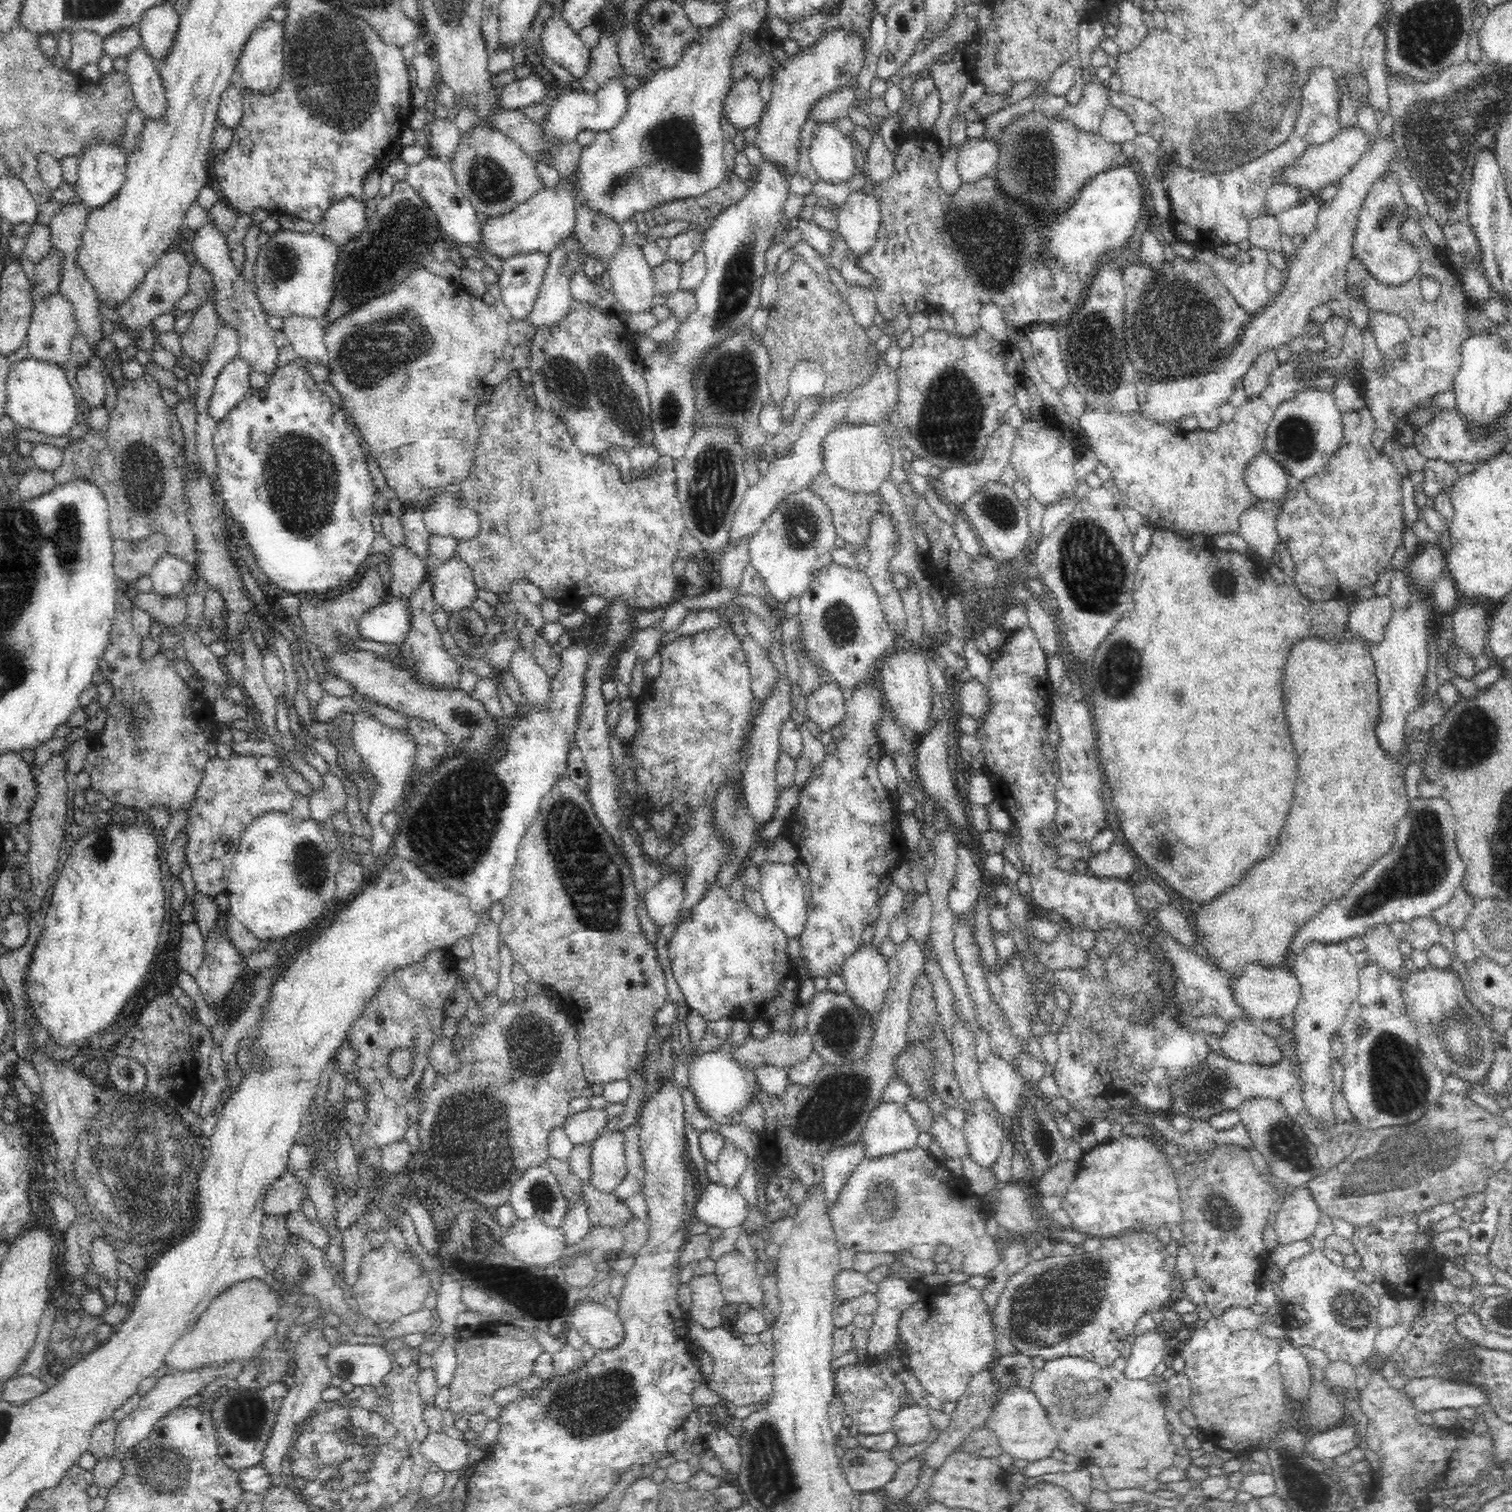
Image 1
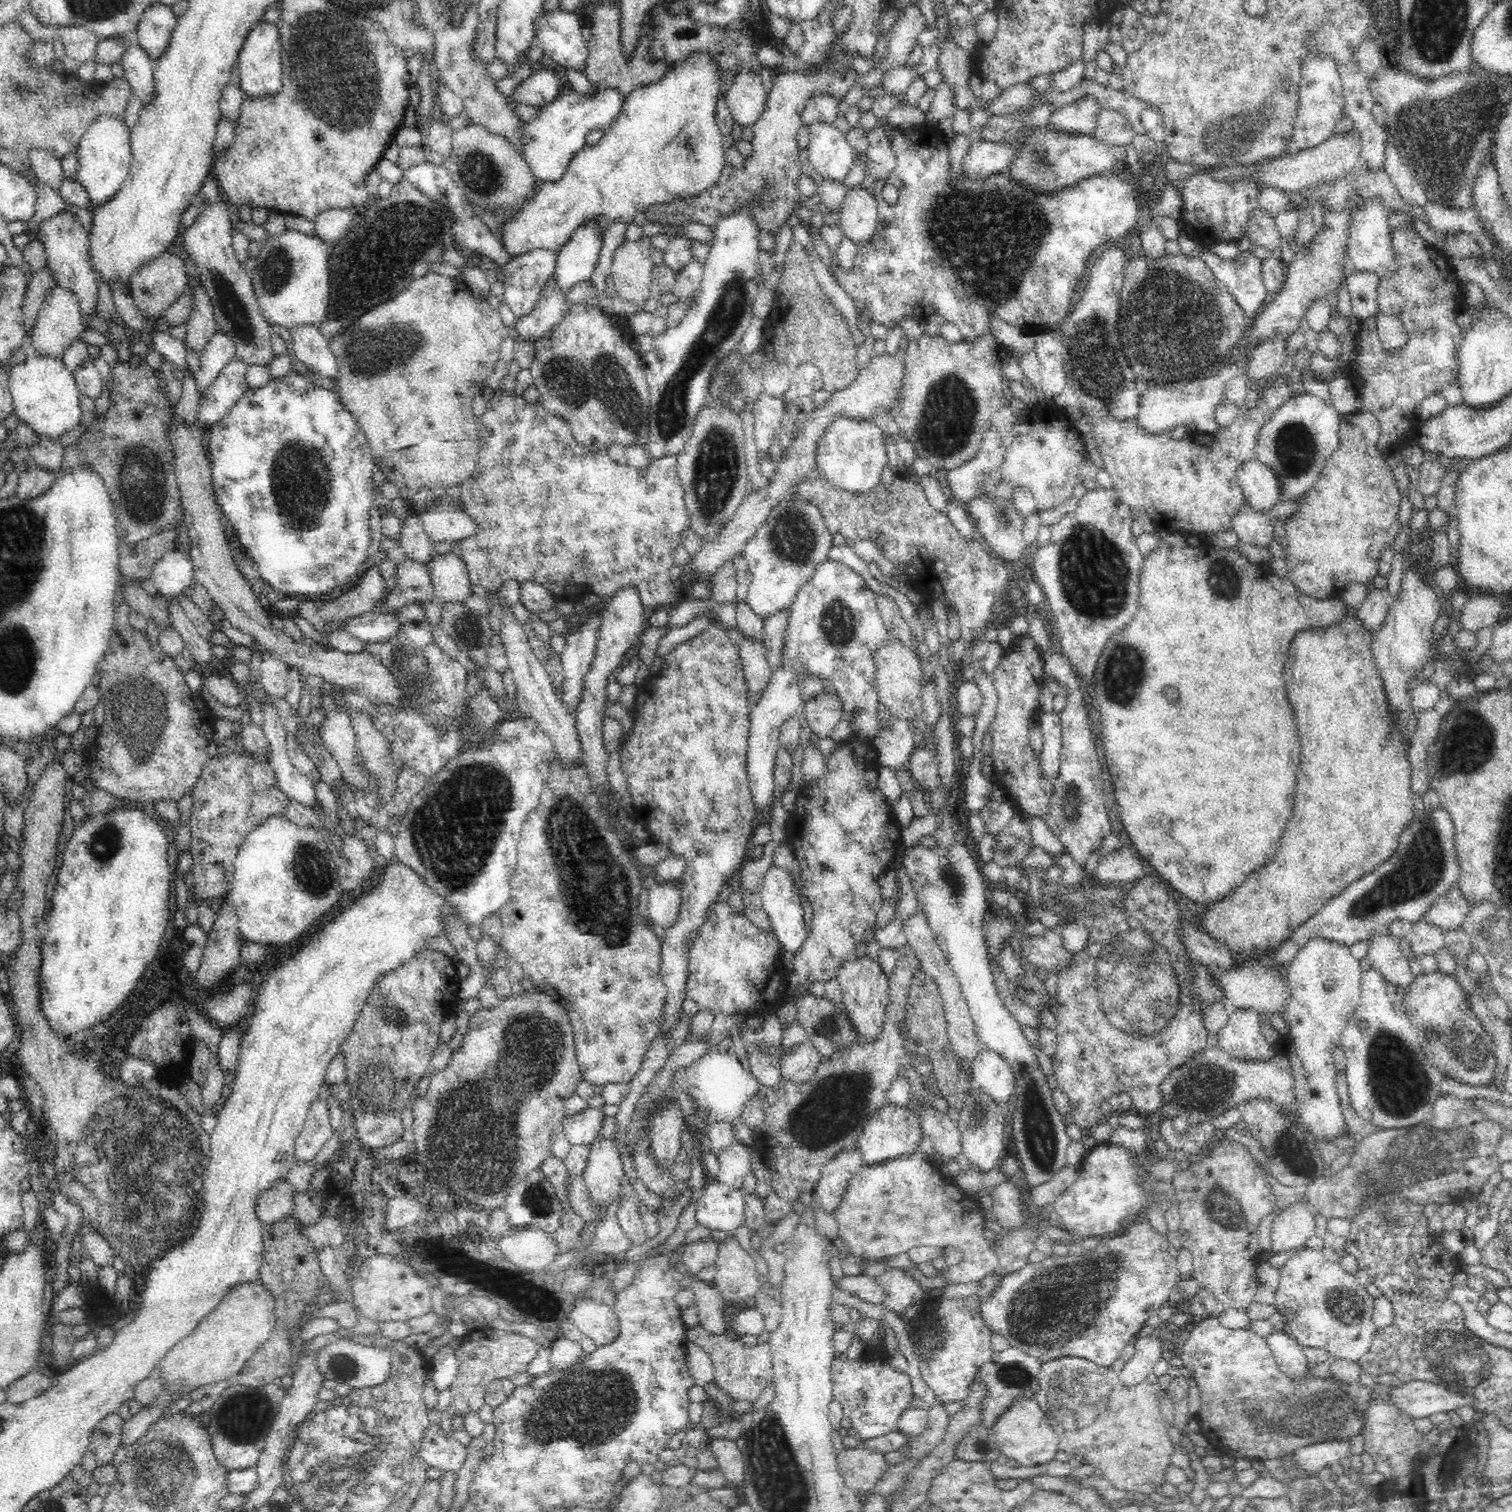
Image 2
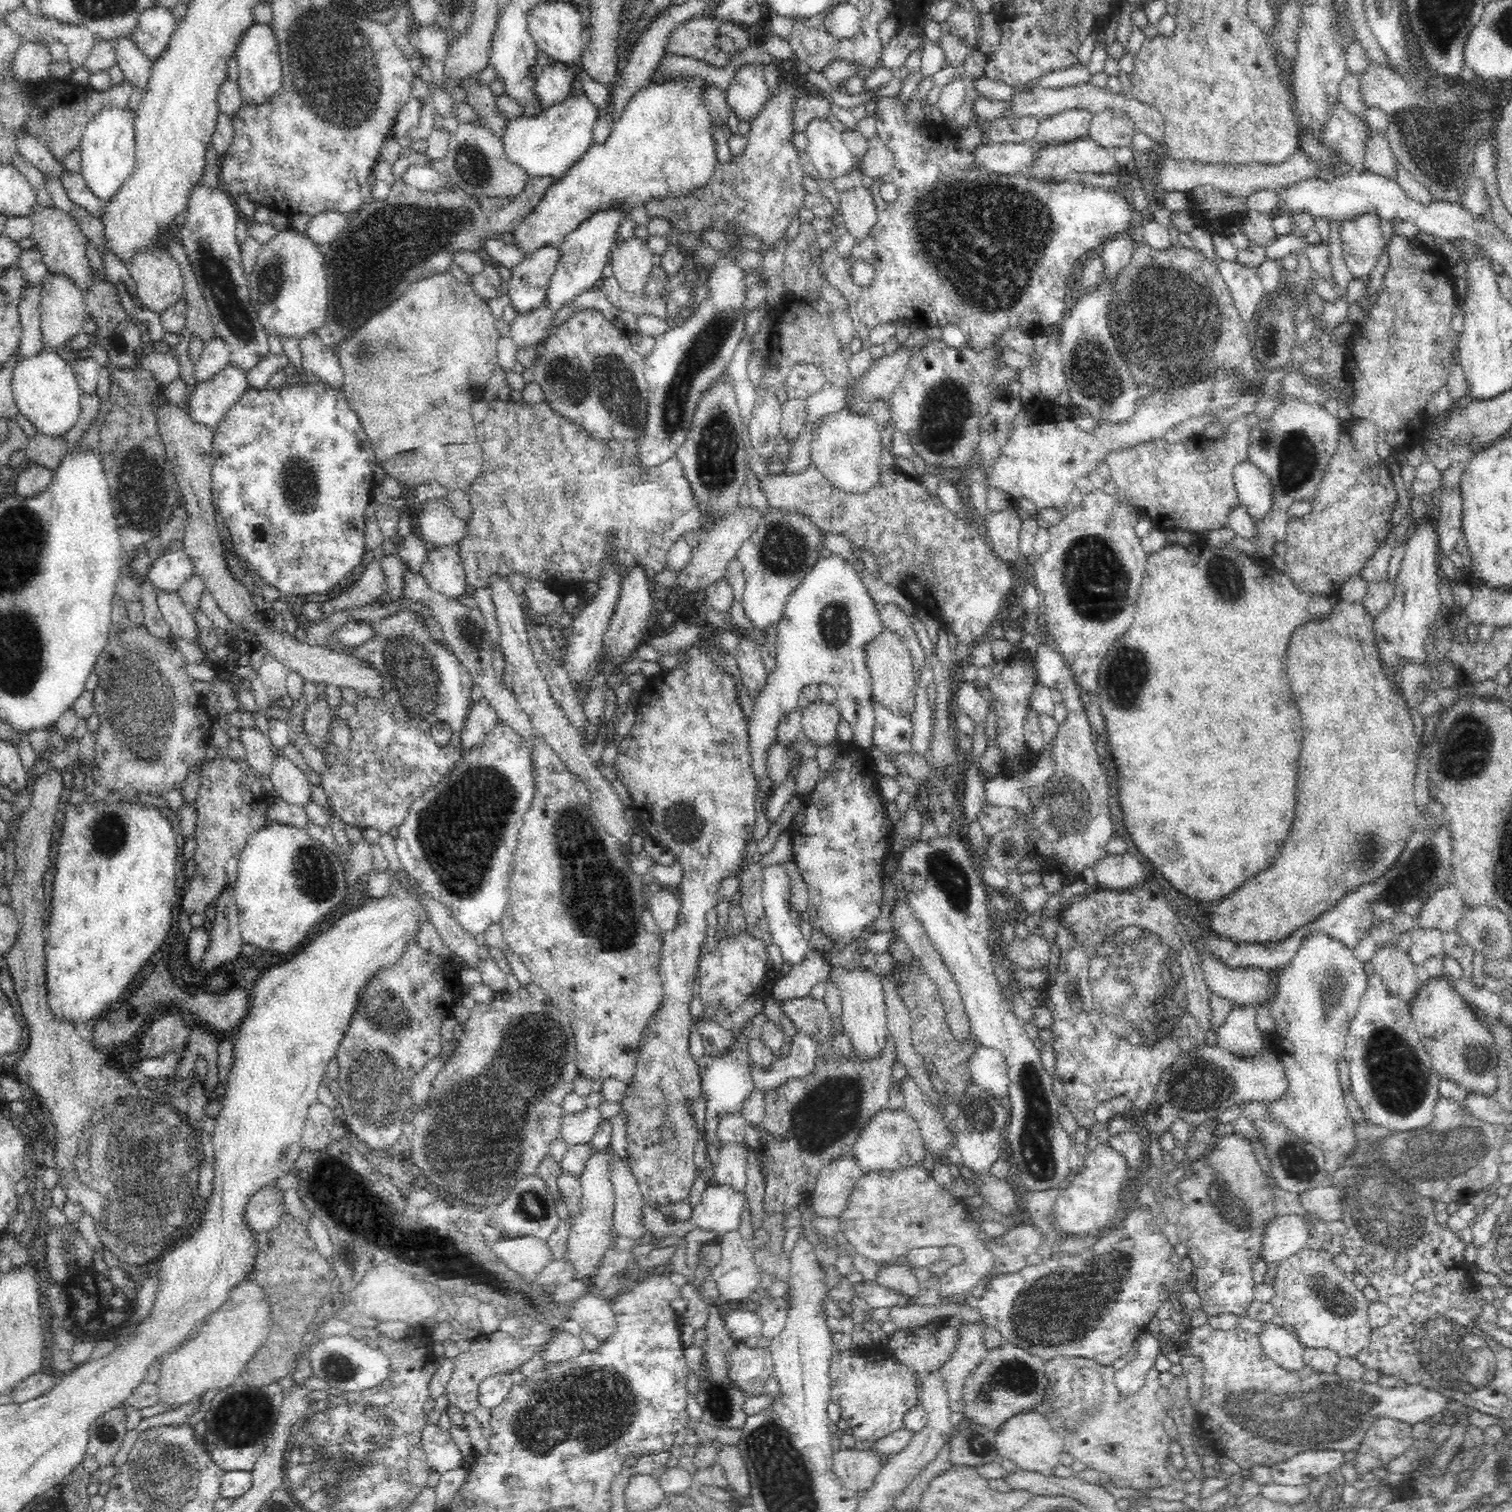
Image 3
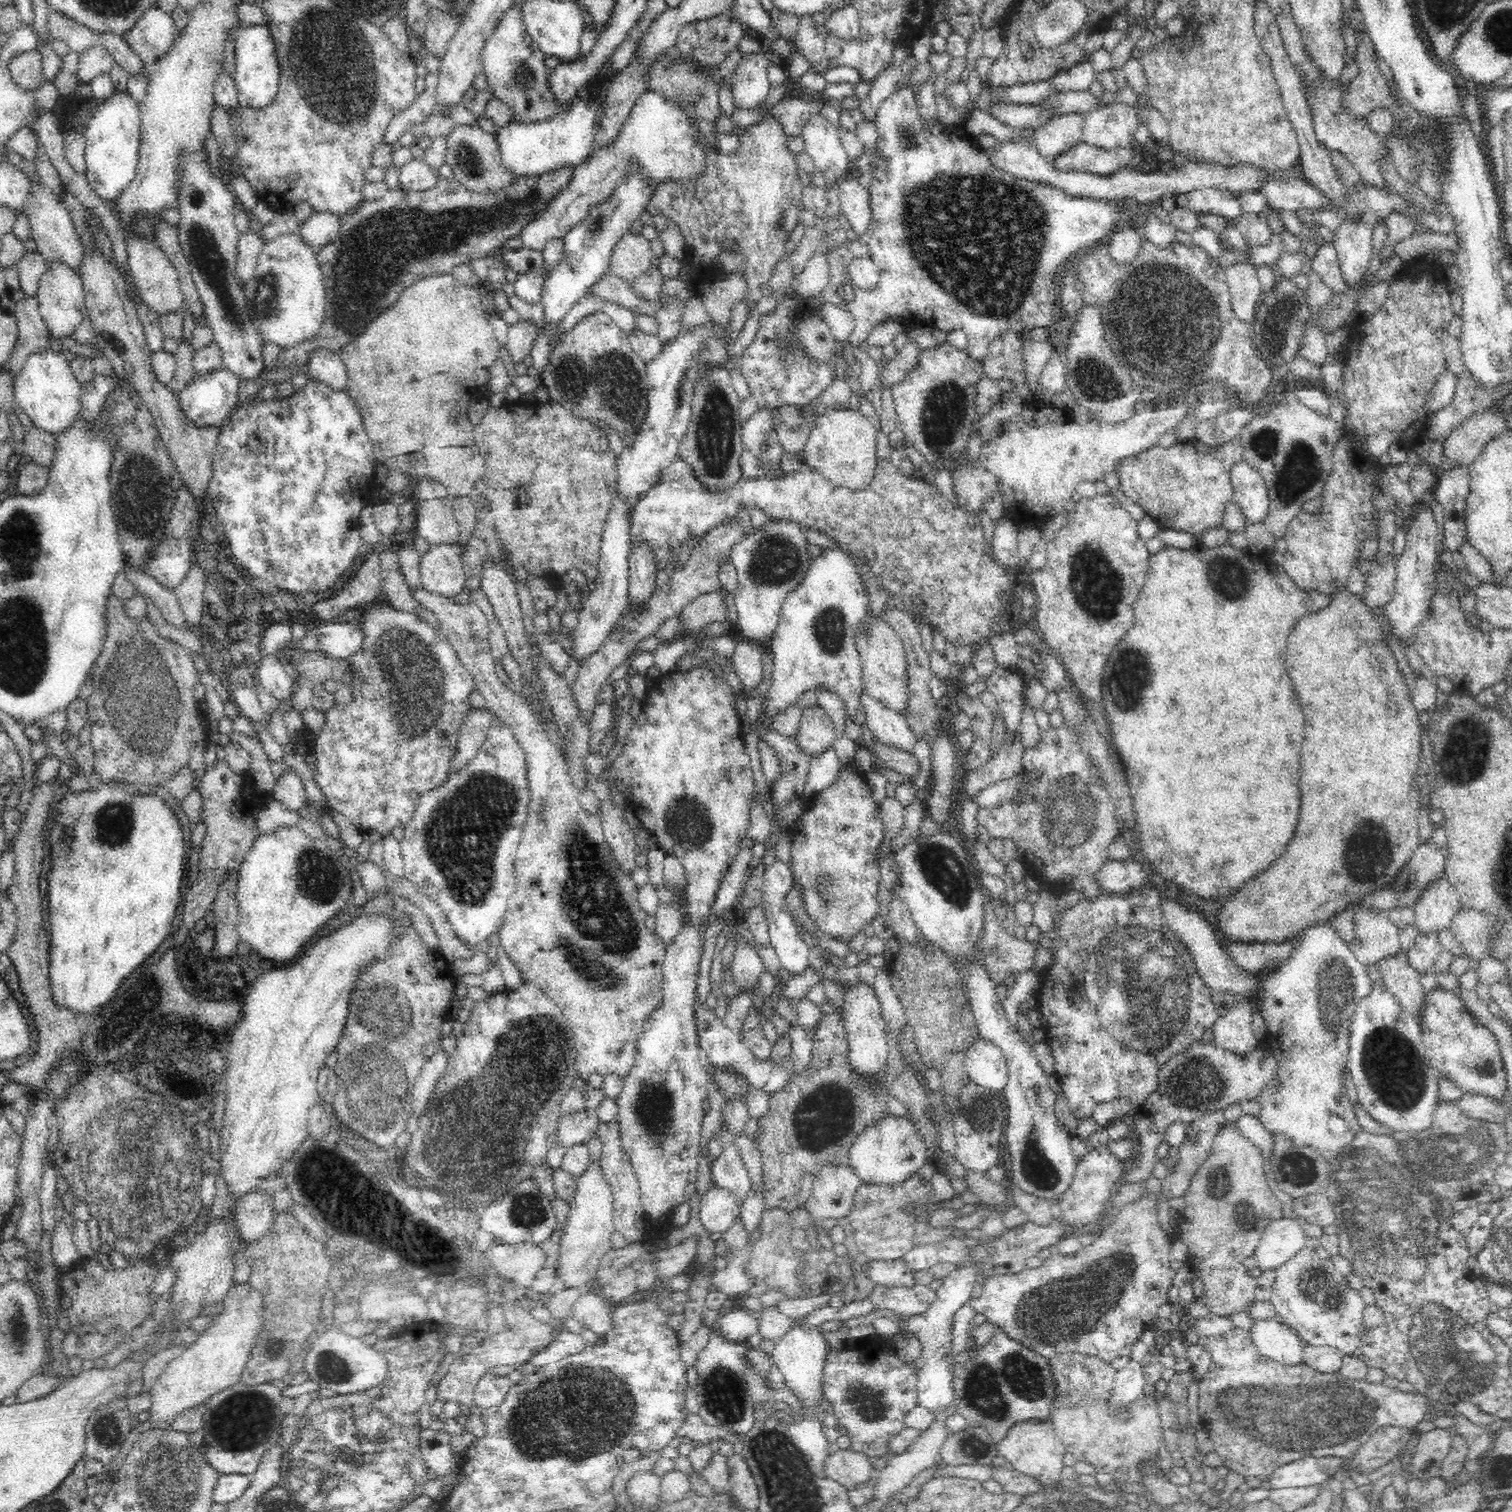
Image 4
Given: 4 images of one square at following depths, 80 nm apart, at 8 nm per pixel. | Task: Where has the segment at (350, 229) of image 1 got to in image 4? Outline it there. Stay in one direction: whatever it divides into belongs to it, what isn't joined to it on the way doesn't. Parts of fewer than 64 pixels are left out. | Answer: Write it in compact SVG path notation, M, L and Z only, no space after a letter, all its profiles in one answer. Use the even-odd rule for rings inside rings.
M313 212L305 222L299 224L296 234L312 249L317 250L338 236L340 217L329 212Z

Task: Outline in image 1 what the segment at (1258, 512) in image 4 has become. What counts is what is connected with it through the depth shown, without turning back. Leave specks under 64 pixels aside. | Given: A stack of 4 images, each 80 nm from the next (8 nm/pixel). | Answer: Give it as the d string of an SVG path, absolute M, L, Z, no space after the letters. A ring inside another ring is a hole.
M1265 453L1256 456L1245 466L1243 479L1259 507L1281 500L1288 490L1286 471Z

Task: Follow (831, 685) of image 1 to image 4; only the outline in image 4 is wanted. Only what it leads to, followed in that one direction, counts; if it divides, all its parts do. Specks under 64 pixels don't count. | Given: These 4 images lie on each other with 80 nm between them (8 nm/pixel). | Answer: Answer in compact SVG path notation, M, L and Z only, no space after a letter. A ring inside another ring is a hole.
M818 705L803 710L795 738L800 750L808 758L818 758L822 752L832 748L834 740L832 719Z

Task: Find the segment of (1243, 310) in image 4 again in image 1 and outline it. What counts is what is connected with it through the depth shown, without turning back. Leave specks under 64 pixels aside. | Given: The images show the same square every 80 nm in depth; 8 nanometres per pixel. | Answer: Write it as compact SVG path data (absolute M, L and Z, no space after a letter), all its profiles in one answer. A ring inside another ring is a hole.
M1256 247L1239 249L1238 256L1230 260L1222 258L1213 249L1195 249L1195 259L1206 263L1216 278L1230 291L1234 300L1251 316L1259 313L1270 303L1271 296L1265 283L1266 267L1269 265L1268 251Z

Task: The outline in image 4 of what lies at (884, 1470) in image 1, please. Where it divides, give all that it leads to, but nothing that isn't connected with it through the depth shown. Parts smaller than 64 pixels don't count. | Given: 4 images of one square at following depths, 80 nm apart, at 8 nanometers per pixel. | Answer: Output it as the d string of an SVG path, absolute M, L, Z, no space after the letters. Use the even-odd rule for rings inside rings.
M833 1447L824 1459L823 1472L826 1479L848 1490L868 1482L874 1475L875 1469L865 1454Z

